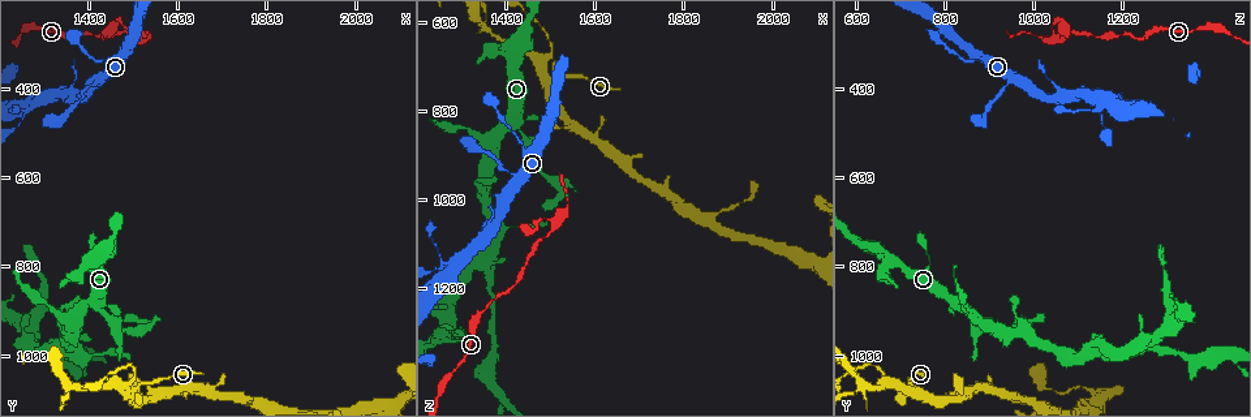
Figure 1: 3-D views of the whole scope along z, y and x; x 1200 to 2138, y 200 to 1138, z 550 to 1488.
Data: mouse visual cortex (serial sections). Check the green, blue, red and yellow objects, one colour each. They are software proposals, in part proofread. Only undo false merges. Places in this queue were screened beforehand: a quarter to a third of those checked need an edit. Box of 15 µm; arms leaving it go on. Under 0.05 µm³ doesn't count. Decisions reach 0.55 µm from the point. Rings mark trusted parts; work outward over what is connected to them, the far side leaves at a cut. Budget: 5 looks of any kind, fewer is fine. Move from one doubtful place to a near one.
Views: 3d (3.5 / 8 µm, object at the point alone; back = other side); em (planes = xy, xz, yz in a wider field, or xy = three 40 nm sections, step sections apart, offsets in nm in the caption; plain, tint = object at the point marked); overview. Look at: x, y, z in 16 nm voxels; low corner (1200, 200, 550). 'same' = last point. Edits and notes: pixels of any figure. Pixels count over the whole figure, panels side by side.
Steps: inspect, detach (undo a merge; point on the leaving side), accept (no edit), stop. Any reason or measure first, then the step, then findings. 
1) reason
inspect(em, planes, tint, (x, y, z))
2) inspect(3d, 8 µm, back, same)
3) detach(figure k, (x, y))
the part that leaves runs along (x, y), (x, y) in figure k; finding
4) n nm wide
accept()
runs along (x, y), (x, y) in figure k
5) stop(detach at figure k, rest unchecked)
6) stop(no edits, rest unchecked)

narrows sharply
inspect(3d, 8 µm, (1515, 285, 1055))

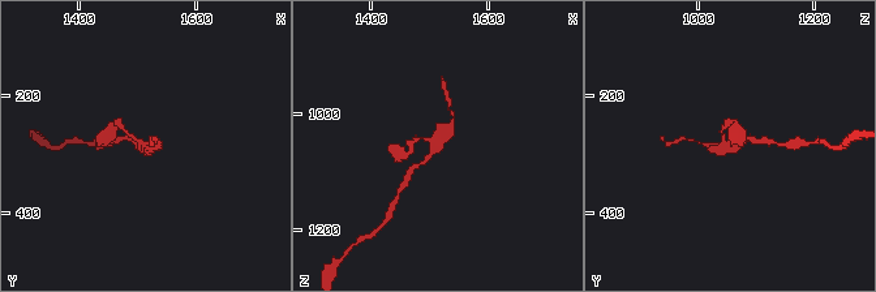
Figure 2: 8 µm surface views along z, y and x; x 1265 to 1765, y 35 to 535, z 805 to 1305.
closer look
inspect(3d, 3.5 µm, (1510, 290, 1055))

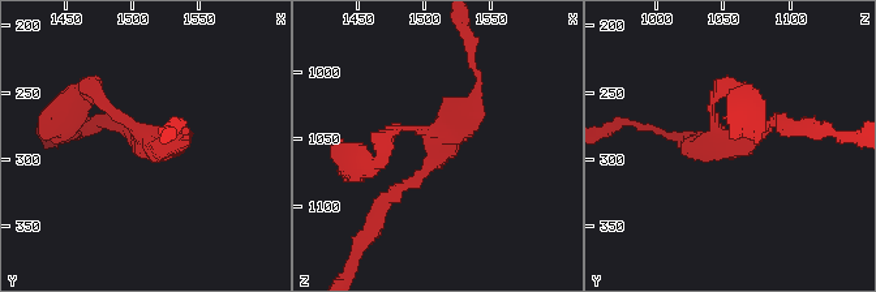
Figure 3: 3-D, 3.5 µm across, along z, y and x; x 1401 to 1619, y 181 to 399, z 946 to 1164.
inspect(em, xy, step 3, tint, (1510, 288, 1052))

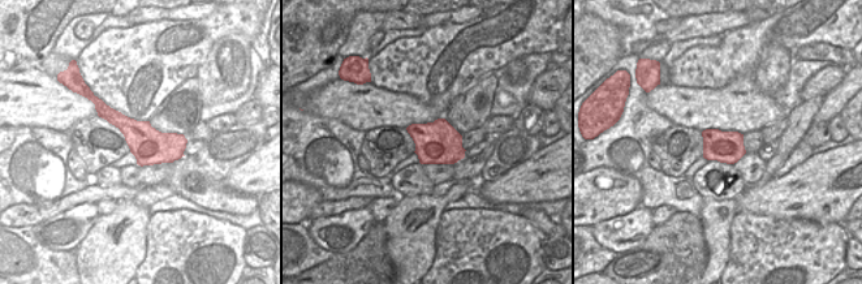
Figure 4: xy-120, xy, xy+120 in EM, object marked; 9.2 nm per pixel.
accept()
runs along (99, 103), (150, 146), (180, 153) in figure 4; all the same cell

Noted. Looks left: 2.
four or more arms meet
inspect(3d, 3.5 µm, (1360, 1070, 625))

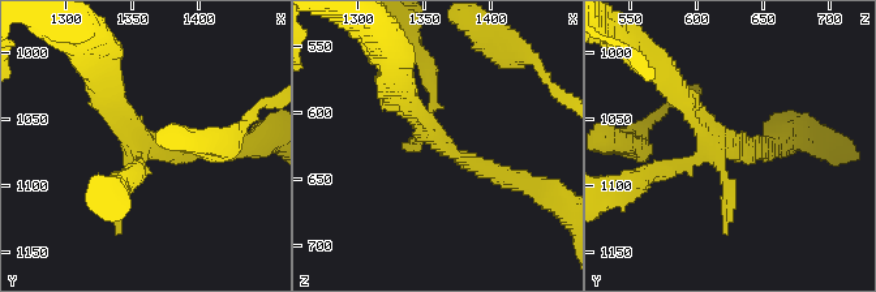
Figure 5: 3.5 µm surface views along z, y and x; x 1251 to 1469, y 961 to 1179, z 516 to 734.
accept()
runs along (510, 177), (454, 154), (394, 87) in figure 5; continuous, no second cell

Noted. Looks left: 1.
stop(no edits, rest unchecked)

